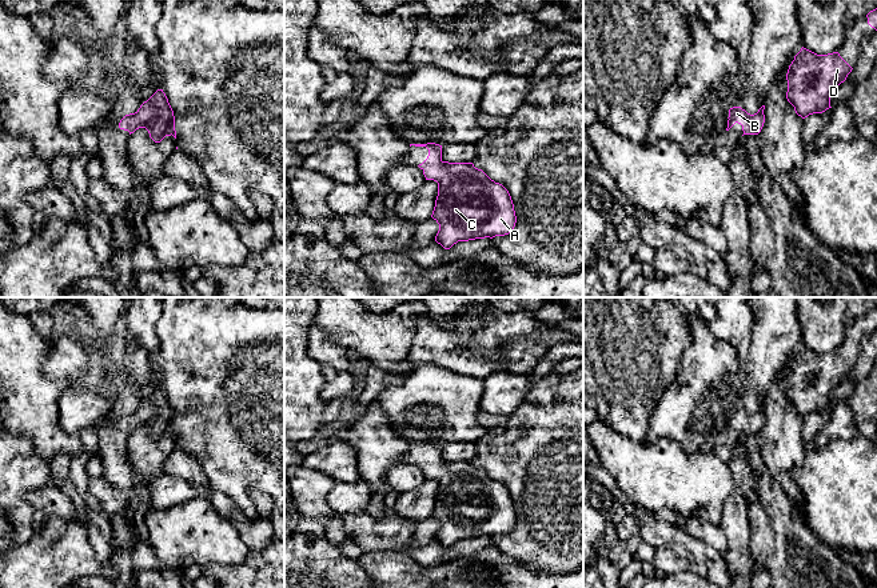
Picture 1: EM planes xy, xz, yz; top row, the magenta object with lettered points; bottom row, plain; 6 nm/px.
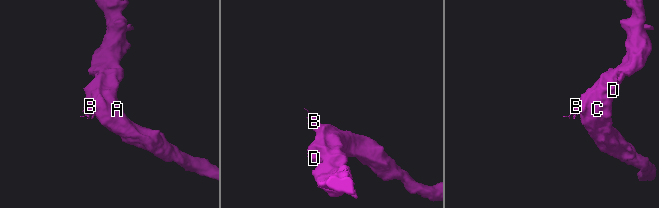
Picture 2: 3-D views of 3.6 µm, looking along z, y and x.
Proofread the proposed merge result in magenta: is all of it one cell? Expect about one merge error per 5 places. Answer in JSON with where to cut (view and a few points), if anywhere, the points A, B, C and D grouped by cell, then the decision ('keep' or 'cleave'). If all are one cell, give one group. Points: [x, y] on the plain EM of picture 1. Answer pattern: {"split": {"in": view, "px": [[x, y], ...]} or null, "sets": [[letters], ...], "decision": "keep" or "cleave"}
{"split": null, "sets": [["A", "B", "C", "D"]], "decision": "keep"}

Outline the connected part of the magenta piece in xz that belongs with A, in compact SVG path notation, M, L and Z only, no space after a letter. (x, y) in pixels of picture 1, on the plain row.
M435 441L410 443L426 445L427 457L418 465L423 469L426 479L438 481L438 495L431 516L439 523L435 540L445 548L450 548L458 540L495 536L509 533L517 521L514 503L509 489L499 481L491 479L473 461L449 461L442 459L442 444Z

